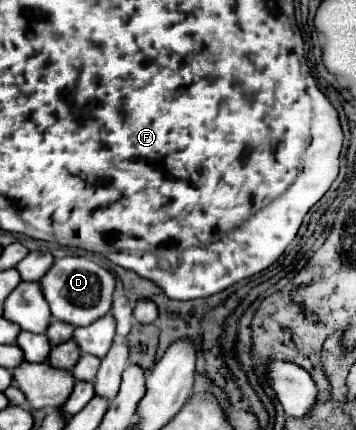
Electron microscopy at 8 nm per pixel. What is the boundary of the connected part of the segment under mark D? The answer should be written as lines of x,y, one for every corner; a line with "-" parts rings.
62,257
54,261
48,273
40,279
40,289
50,305
52,317
58,321
66,321
74,327
86,327
96,319
104,317
110,311
114,287
116,281
112,273
86,257

